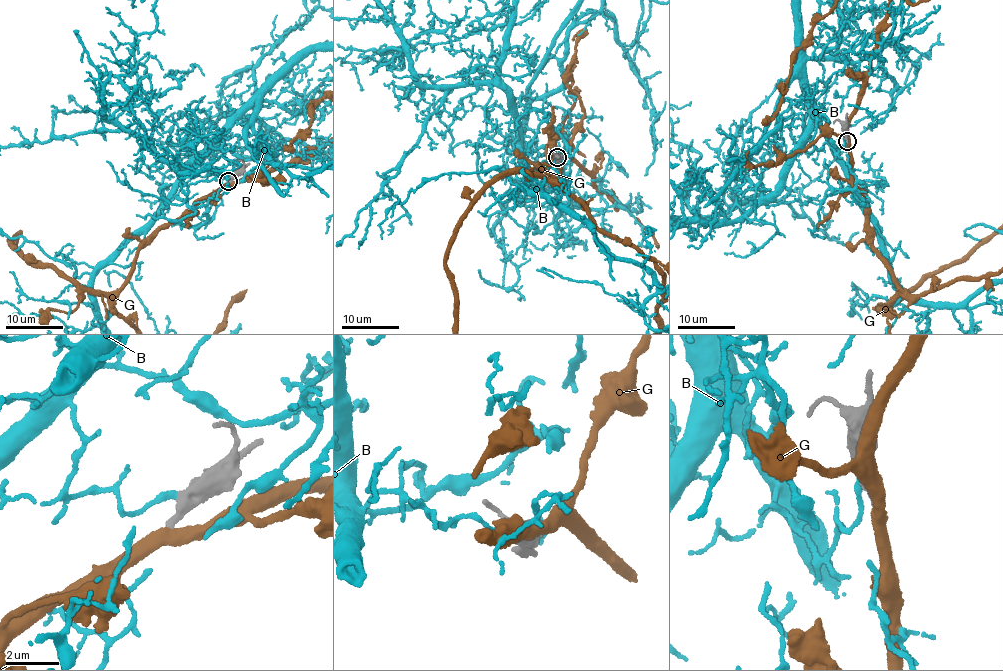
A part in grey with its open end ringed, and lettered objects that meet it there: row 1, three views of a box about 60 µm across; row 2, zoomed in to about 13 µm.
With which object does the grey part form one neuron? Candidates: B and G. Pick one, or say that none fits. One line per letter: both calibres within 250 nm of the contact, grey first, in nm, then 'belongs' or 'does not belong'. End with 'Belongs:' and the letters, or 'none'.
B: calibres 440 and 240 nm; does not belong
G: calibres 320 and 460 nm; does not belong
Belongs: none

